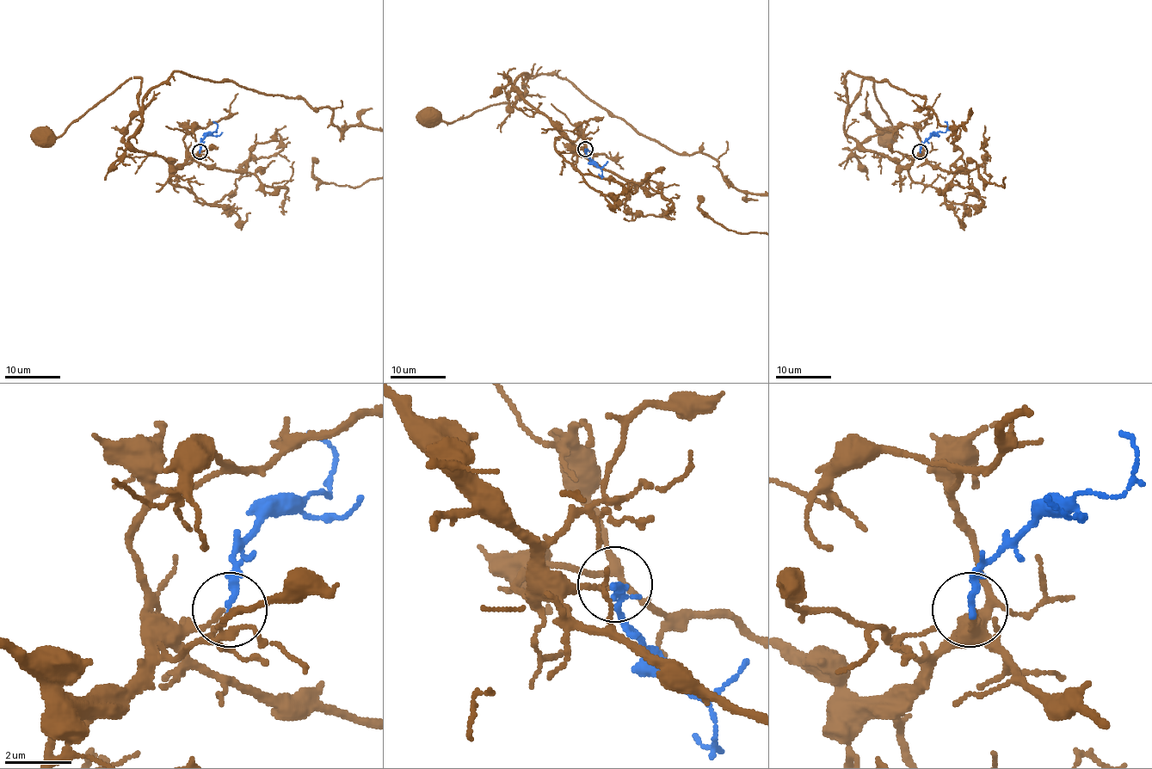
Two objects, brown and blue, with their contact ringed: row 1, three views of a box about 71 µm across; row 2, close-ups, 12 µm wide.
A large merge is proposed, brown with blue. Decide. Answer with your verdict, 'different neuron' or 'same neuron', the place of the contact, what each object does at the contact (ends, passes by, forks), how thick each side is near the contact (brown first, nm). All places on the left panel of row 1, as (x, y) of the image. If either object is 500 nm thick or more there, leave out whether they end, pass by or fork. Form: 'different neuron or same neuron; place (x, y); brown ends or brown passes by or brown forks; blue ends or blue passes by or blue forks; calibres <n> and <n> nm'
same neuron; place (200, 151); brown ends; blue ends; calibres 140 and 220 nm

